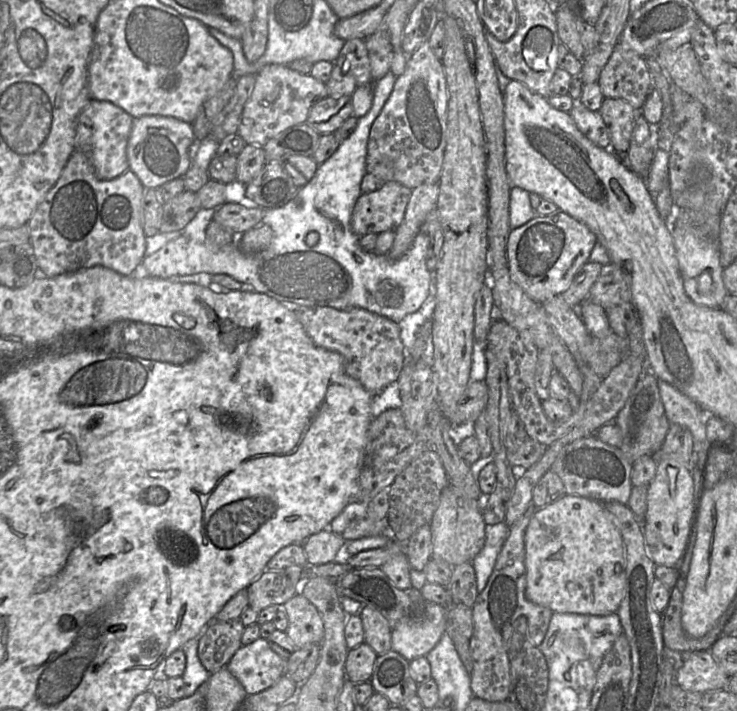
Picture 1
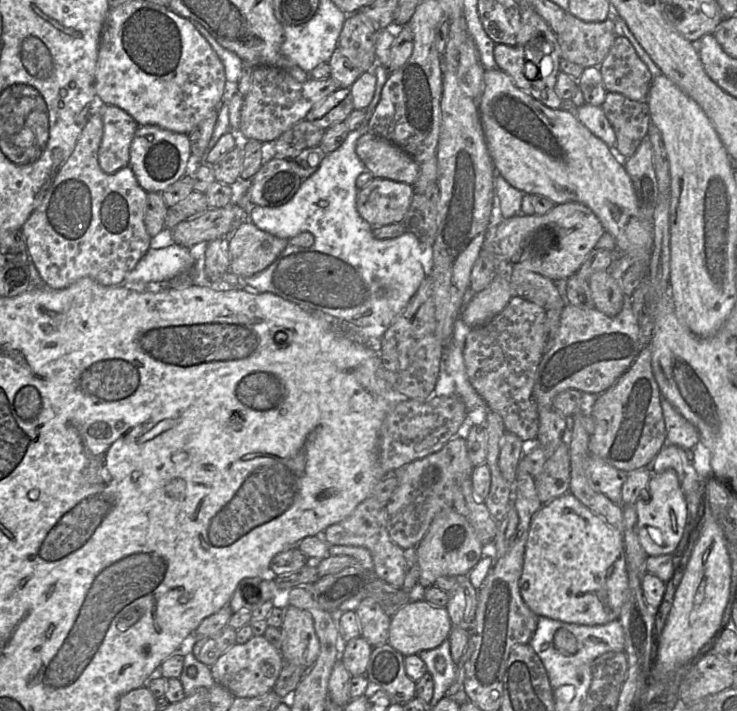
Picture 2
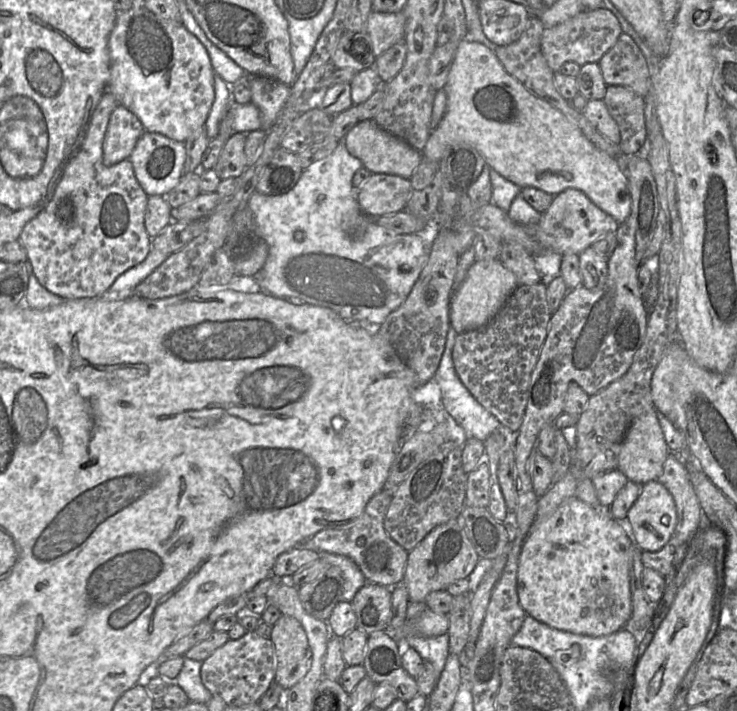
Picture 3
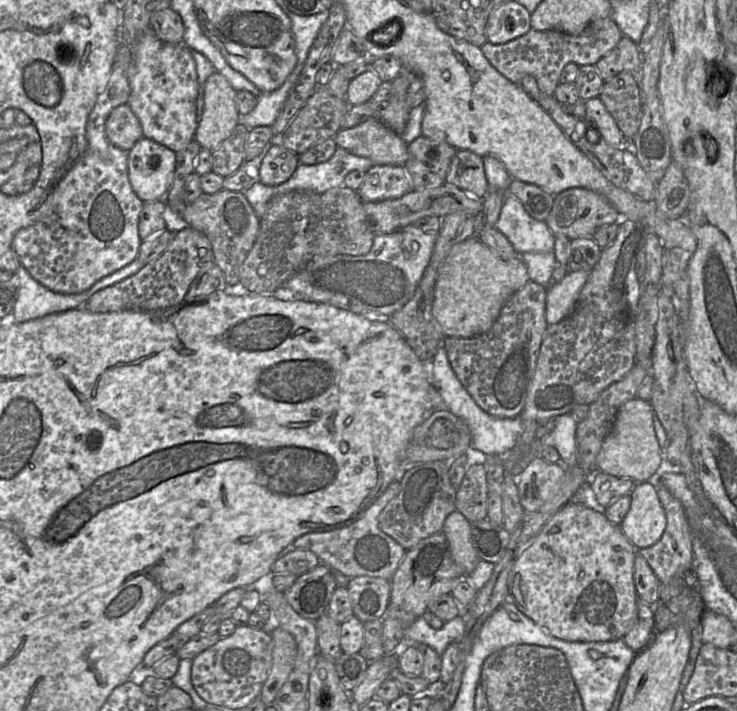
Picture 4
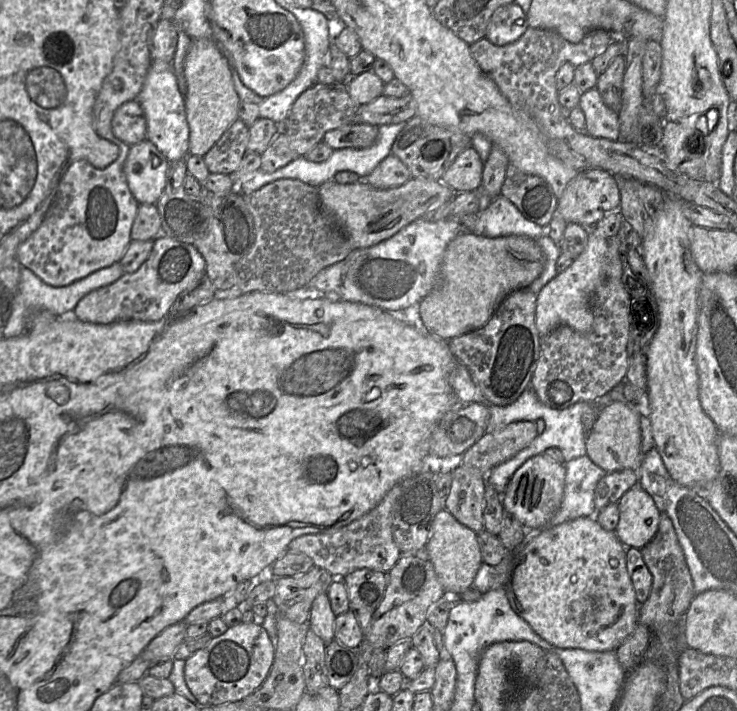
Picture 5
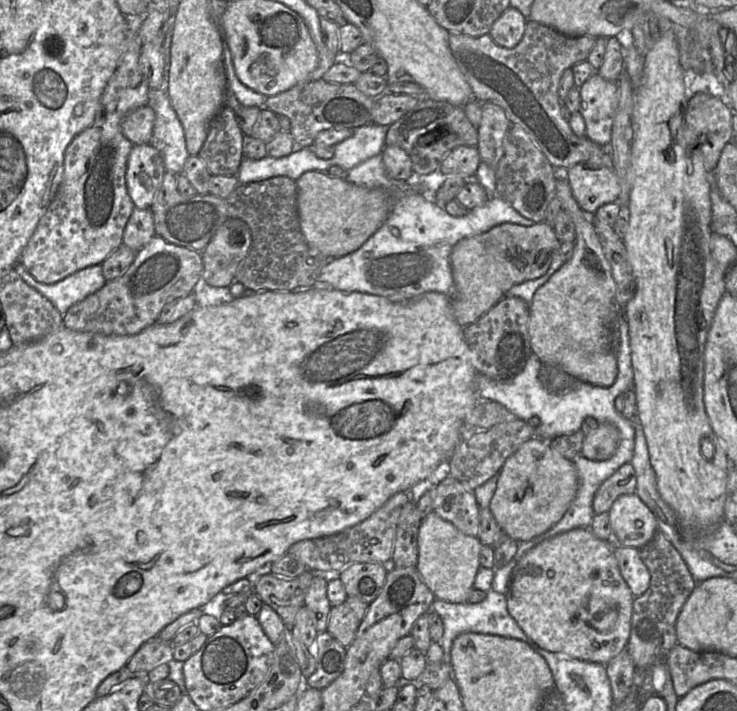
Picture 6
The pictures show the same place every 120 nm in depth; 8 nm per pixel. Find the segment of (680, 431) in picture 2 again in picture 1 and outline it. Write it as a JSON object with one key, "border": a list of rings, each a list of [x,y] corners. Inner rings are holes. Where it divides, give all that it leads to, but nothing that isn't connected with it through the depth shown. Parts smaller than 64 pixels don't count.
{"border":[[[658,379],[658,385],[669,423],[678,424],[689,429],[694,442],[708,441],[706,438],[706,423],[710,417],[716,415],[701,409],[671,384]]]}

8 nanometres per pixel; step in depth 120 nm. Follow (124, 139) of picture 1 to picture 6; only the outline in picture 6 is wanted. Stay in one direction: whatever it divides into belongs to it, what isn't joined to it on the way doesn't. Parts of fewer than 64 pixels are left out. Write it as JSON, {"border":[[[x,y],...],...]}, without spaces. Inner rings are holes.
{"border":[[[149,105],[139,107],[123,118],[121,131],[133,145],[150,144],[155,118],[155,112]]]}

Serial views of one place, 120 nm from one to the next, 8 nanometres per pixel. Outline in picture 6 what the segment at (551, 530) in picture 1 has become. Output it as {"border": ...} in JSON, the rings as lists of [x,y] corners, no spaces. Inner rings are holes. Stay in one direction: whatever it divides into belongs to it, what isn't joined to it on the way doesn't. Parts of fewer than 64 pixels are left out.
{"border":[[[576,528],[541,542],[517,562],[508,581],[506,592],[507,610],[523,632],[540,648],[552,653],[560,653],[582,661],[603,665],[607,665],[617,655],[626,650],[631,631],[634,596],[620,573],[614,555],[615,545],[618,544],[597,538],[589,528]]]}

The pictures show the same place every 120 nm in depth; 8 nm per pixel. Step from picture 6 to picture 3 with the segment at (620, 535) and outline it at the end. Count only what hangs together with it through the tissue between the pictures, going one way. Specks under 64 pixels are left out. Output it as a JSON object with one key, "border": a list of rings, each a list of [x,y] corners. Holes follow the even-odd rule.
{"border":[[[658,481],[642,485],[639,497],[628,511],[625,525],[632,539],[643,551],[656,552],[662,549],[672,537],[677,525],[677,510],[671,493]]]}

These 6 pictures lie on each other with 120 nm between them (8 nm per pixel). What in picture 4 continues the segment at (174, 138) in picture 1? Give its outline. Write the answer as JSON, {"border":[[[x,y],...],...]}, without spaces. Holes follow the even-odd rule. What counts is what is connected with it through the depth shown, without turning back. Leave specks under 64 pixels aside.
{"border":[[[144,136],[128,151],[129,182],[143,203],[164,199],[173,182],[175,163],[174,151]]]}

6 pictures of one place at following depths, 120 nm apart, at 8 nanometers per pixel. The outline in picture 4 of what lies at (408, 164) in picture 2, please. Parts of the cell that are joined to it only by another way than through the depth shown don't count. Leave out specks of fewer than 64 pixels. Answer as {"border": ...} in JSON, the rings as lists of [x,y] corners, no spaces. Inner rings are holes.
{"border":[[[378,118],[340,129],[333,137],[337,146],[370,159],[374,165],[401,165],[408,159],[408,144]]]}

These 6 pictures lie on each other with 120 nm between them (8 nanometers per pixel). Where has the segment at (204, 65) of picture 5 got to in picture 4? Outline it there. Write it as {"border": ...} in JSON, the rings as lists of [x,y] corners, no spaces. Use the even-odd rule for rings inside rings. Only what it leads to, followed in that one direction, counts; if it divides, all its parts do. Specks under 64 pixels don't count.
{"border":[[[218,71],[207,78],[203,85],[203,113],[194,136],[201,148],[214,151],[239,123],[236,92]]]}

